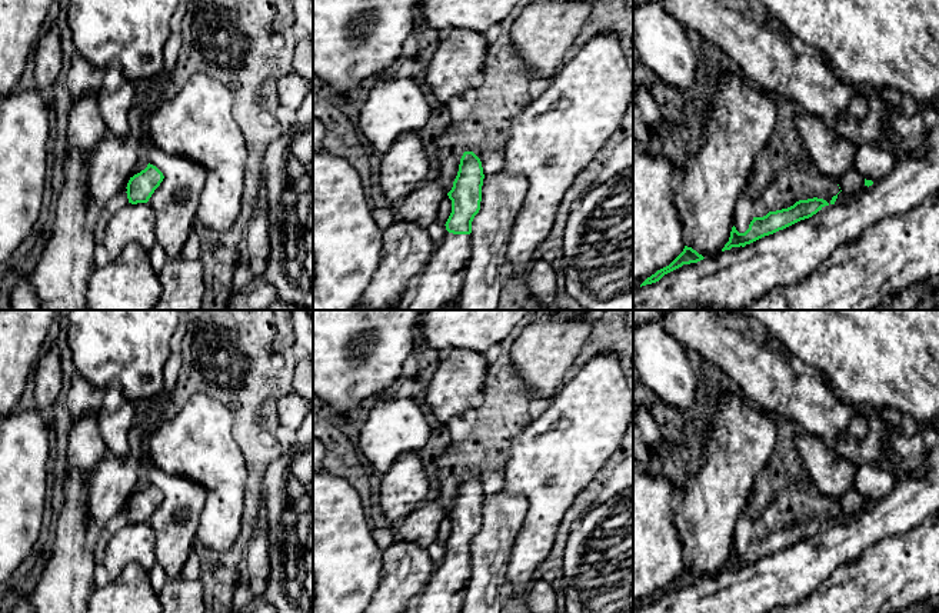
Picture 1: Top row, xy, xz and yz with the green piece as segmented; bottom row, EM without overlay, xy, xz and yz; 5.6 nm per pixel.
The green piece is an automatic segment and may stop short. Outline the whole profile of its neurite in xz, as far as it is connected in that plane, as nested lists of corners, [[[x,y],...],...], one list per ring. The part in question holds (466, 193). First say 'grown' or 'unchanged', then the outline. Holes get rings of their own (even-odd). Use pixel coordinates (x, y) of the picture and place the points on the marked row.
grown; [[[464,151],[452,190],[446,236],[427,260],[409,310],[443,310],[457,301],[472,254],[472,221],[480,210],[483,167],[473,151]]]

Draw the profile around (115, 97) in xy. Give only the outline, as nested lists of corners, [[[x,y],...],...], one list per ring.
[[[111,61],[104,69],[104,79],[97,93],[99,113],[107,131],[124,137],[130,131],[130,110],[136,84],[123,76],[120,63]]]

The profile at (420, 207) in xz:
[[[439,180],[423,181],[419,189],[394,204],[394,221],[412,221],[427,229],[436,221],[439,206],[446,196]]]

